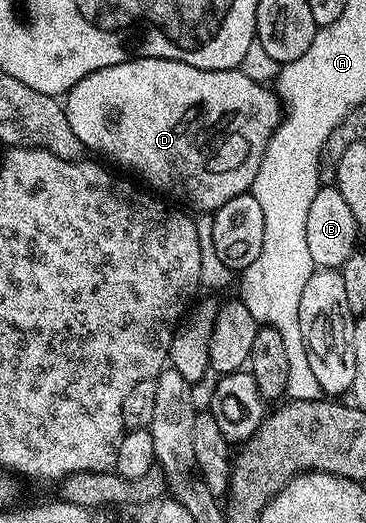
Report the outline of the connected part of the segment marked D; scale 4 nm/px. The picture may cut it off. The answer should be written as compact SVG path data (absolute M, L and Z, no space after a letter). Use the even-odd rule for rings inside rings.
M133 57L129 61L122 61L113 67L101 67L89 75L81 78L77 84L65 94L65 108L69 127L73 127L73 135L81 139L84 150L91 149L100 158L112 157L123 169L136 173L140 182L148 181L152 190L160 189L163 193L172 193L183 201L188 201L195 211L214 211L222 209L225 203L229 203L237 195L250 190L253 179L257 175L257 167L261 167L261 159L265 155L265 147L273 135L273 131L279 126L281 120L281 102L274 92L261 82L254 82L244 75L240 68L237 69L202 69L193 67L184 61L173 59L161 59L160 57Z

